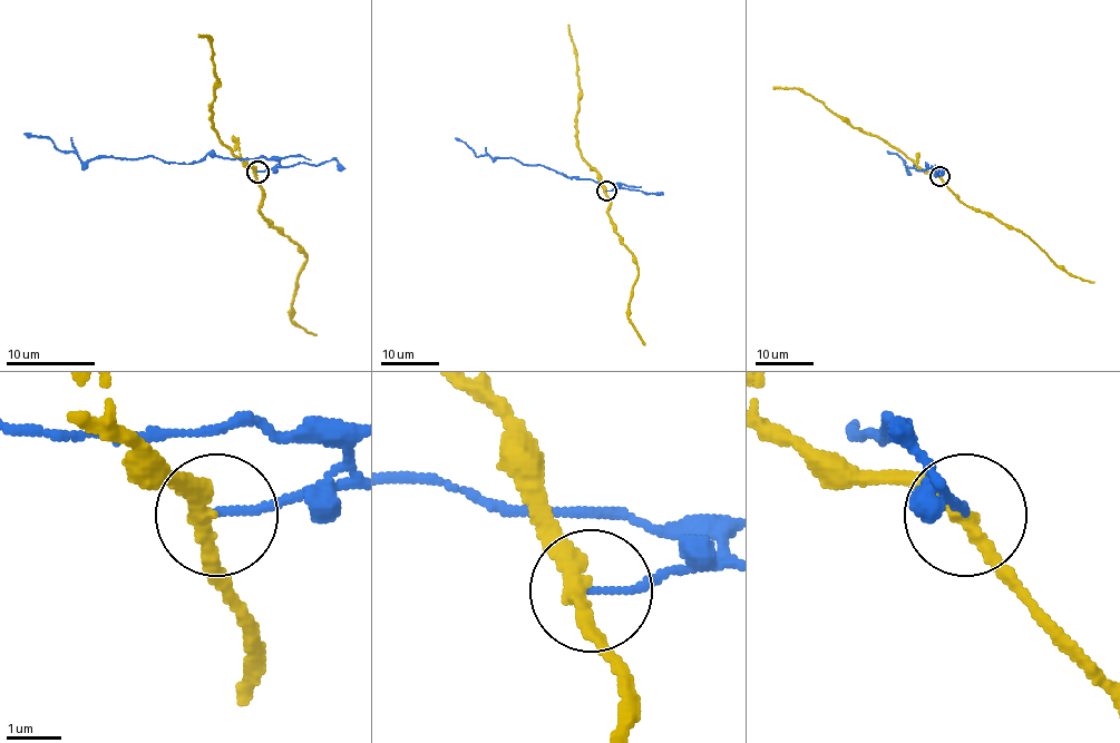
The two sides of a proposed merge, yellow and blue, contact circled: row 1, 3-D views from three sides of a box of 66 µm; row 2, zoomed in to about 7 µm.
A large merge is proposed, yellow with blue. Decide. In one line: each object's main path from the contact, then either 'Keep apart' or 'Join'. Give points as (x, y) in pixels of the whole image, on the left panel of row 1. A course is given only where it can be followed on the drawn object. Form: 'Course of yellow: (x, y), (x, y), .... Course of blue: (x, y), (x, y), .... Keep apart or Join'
Course of yellow: (257, 173), (262, 192), (260, 212), (307, 254), (298, 276), (291, 319), (315, 334). Course of blue: (257, 173), (278, 164), (206, 155), (186, 164), (83, 162), (25, 133). Keep apart

